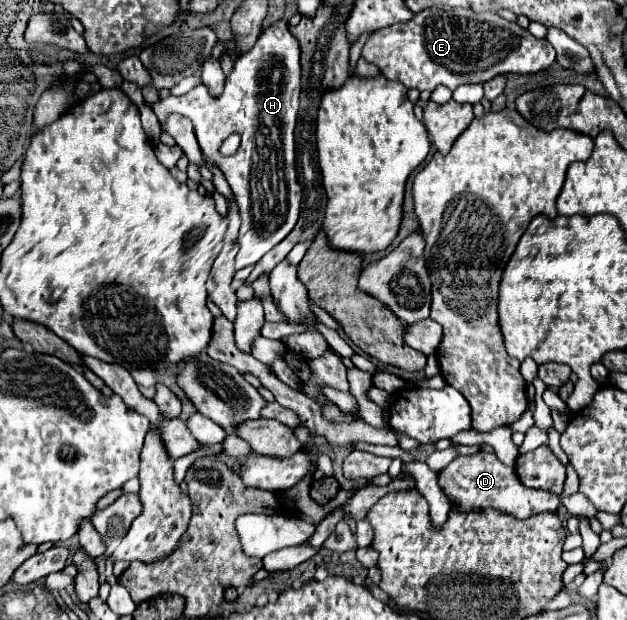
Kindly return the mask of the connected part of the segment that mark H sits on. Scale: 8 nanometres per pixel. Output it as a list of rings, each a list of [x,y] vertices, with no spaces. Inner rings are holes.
[[[277,21],[271,27],[267,27],[255,47],[247,51],[247,55],[241,55],[235,61],[235,69],[227,77],[225,91],[219,99],[213,99],[205,85],[197,85],[187,95],[181,97],[167,97],[163,101],[151,103],[149,107],[155,111],[161,125],[172,112],[181,113],[193,121],[193,129],[197,135],[197,143],[203,151],[203,157],[209,165],[217,167],[223,177],[227,179],[235,201],[239,205],[241,213],[241,229],[239,229],[239,253],[235,261],[235,269],[243,269],[247,265],[255,265],[267,251],[271,251],[277,243],[281,243],[291,229],[295,227],[299,219],[299,207],[301,207],[301,187],[297,181],[297,165],[295,165],[295,123],[297,123],[297,111],[299,111],[299,93],[301,93],[301,67],[299,67],[299,41],[289,33],[289,27],[285,21]],[[239,133],[241,135],[241,147],[235,155],[221,155],[219,147],[227,135]]]

